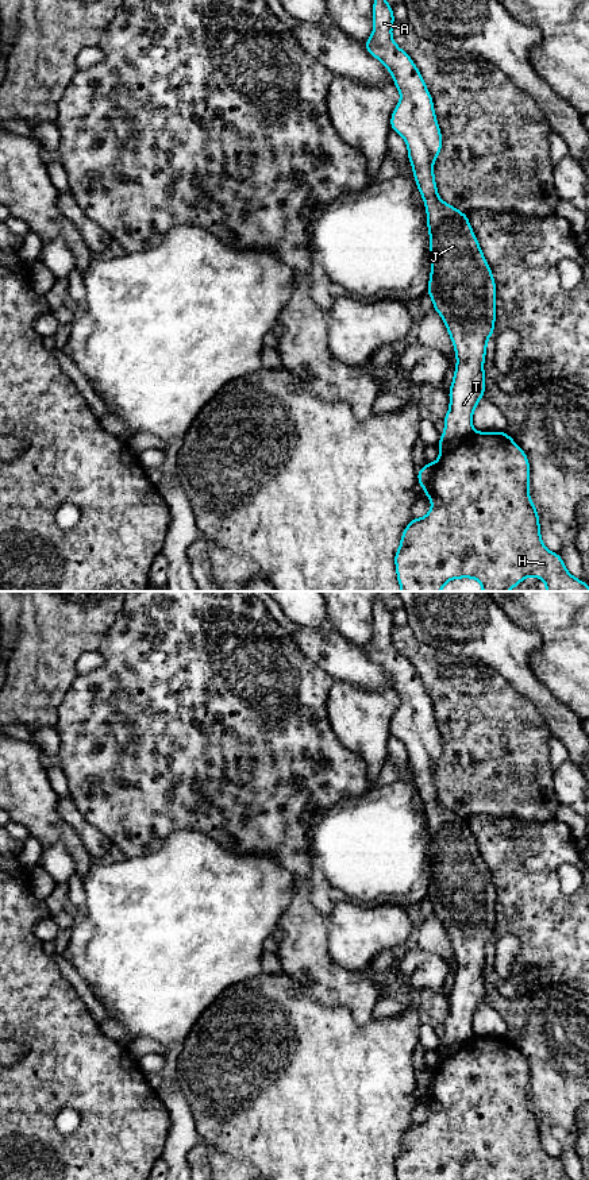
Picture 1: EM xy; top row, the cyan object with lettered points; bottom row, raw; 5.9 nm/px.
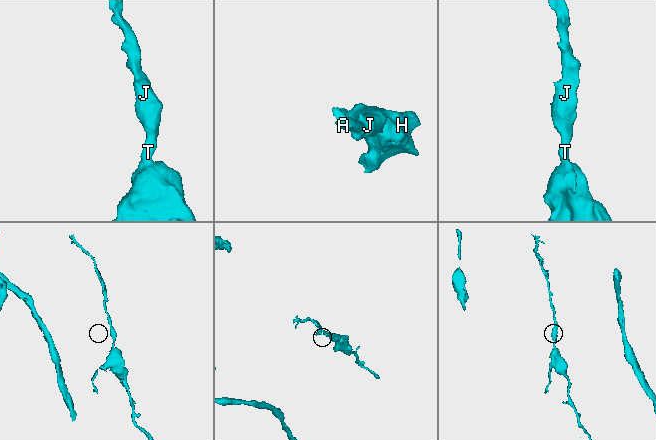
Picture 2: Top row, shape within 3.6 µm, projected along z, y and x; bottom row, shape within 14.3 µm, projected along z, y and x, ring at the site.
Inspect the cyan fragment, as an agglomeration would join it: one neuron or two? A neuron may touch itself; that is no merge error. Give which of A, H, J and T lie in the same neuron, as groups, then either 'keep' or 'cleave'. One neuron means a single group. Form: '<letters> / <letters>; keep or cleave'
A J T / H; cleave

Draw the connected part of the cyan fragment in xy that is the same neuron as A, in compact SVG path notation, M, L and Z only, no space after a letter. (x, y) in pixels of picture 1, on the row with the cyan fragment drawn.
M374 0L373 20L374 20L373 32L363 45L365 45L365 49L369 51L369 54L376 57L378 61L381 61L384 66L390 72L390 74L393 76L393 82L401 95L401 100L399 101L390 117L390 128L405 139L405 143L408 147L408 158L413 169L415 181L424 200L424 205L427 211L427 227L430 232L430 261L431 261L431 277L428 281L427 293L432 298L434 309L440 315L440 317L443 319L446 324L446 328L450 333L451 342L455 348L455 355L457 355L457 367L454 371L454 379L449 390L450 409L443 419L446 428L444 428L443 435L440 436L440 441L438 443L440 456L435 463L427 463L424 467L421 467L417 471L417 482L424 489L426 495L428 495L431 491L435 467L439 464L439 460L442 459L442 456L446 455L450 450L455 448L461 443L462 439L467 437L470 433L474 432L473 425L471 425L471 417L473 417L473 412L480 398L485 396L486 377L484 374L484 360L486 355L488 339L494 331L496 282L493 279L492 270L481 251L478 240L470 227L467 216L463 212L458 211L457 208L451 207L450 204L442 201L438 196L436 182L434 178L434 161L442 150L442 134L436 122L432 97L430 92L427 90L426 82L421 78L420 72L413 63L413 61L409 58L409 55L405 51L403 51L394 43L392 38L392 26L394 23L394 15L393 15L393 9L390 8L386 0Z

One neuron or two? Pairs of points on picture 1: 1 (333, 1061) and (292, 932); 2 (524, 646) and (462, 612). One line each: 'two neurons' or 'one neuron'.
1: two neurons
2: one neuron

